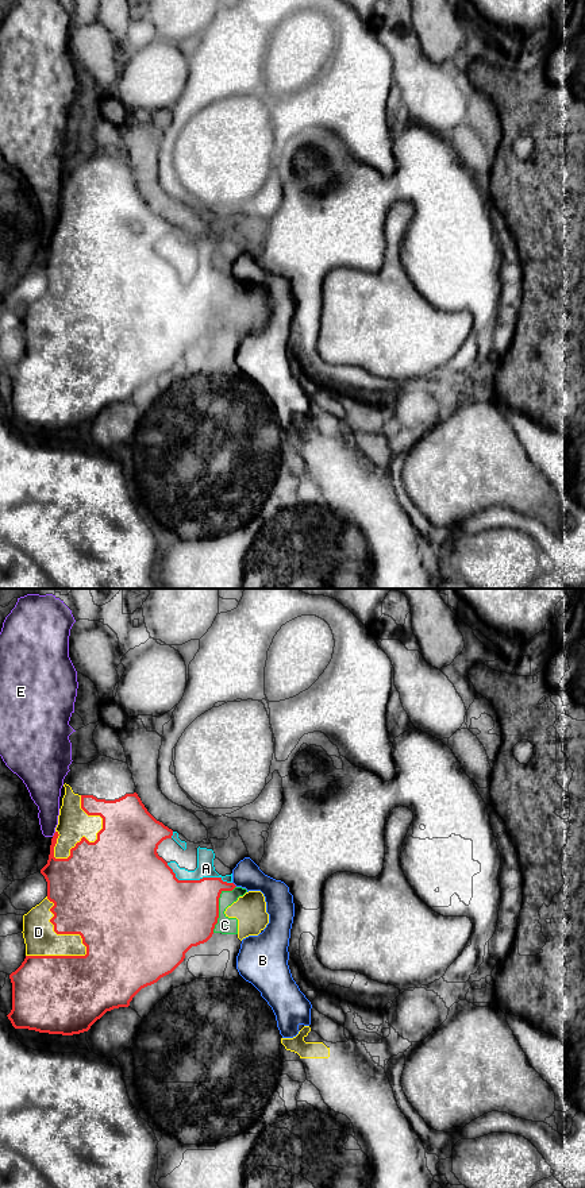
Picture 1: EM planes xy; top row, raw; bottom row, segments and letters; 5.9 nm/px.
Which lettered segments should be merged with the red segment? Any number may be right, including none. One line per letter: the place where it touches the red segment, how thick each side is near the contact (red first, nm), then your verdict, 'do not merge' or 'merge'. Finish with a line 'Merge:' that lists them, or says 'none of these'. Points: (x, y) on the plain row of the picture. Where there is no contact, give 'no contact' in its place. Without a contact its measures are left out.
A: meets red in xy at (197, 276); 420 nm thick on the red side, 100 nm on the other; merge
B: meets red in xy at (234, 280); 280 nm thick on the red side, 160 nm on the other; do not merge
C: meets red in xy at (218, 301); 420 nm thick on the red side, 100 nm on the other; merge
D: meets red in xy at (61, 328); 420 nm thick on the red side, 190 nm on the other; merge
E: meets red in xy at (54, 230); 220 nm thick on the red side, 160 nm on the other; do not merge
Merge: A, C, D

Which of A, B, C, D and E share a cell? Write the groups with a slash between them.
A C D / B / E

